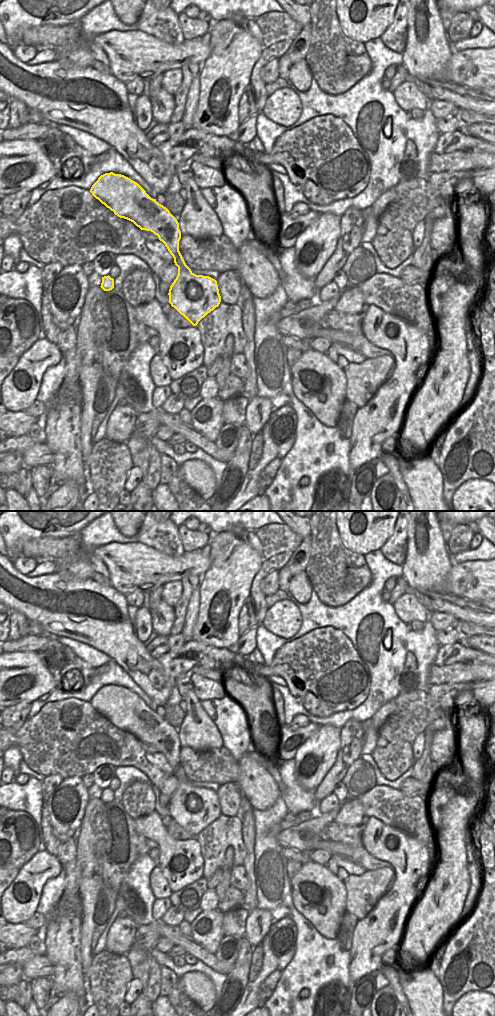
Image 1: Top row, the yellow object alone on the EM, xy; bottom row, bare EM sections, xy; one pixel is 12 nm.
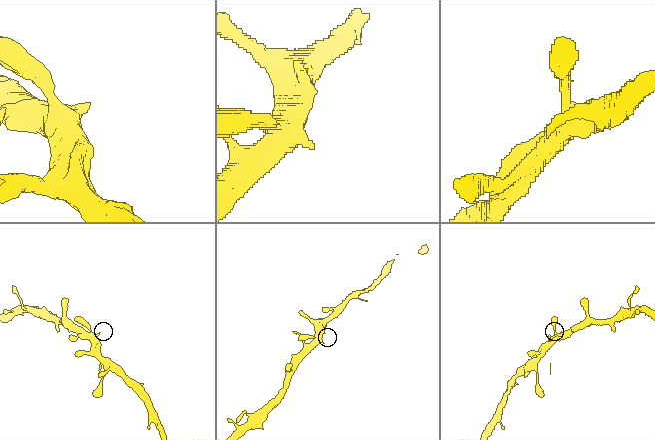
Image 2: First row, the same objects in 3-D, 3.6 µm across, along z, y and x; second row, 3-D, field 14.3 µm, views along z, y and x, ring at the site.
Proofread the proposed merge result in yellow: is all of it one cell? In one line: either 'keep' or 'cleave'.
keep

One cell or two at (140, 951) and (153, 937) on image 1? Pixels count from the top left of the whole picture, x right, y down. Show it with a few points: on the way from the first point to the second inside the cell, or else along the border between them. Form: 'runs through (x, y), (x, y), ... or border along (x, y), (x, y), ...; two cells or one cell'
runs through (142, 948), (150, 940); one cell

